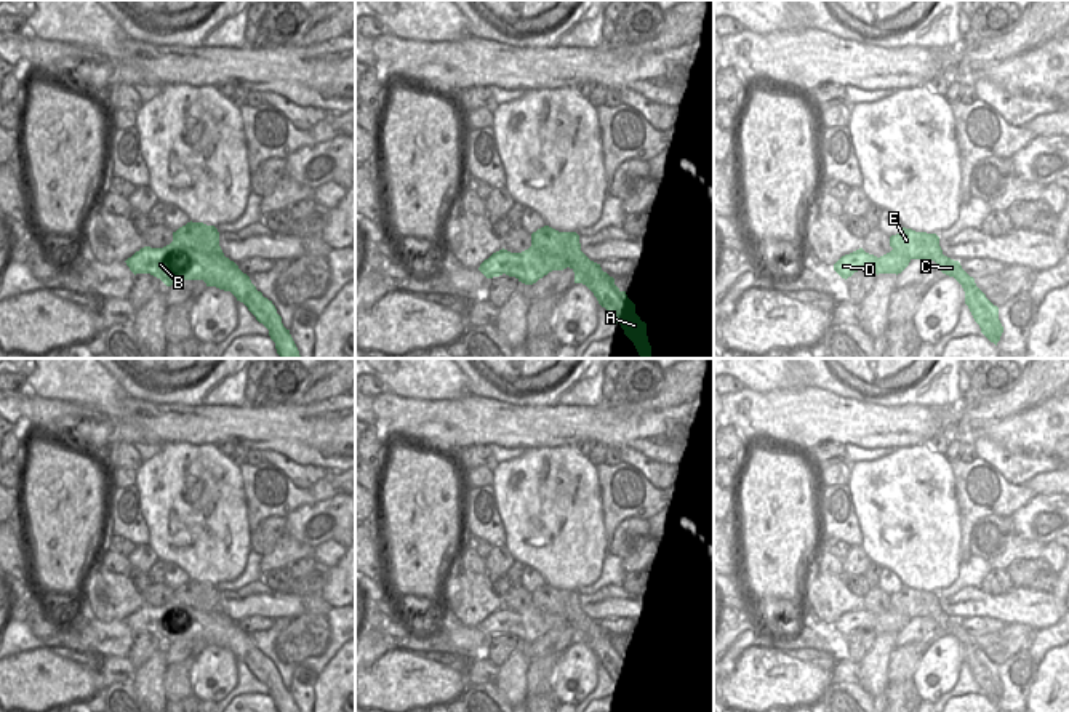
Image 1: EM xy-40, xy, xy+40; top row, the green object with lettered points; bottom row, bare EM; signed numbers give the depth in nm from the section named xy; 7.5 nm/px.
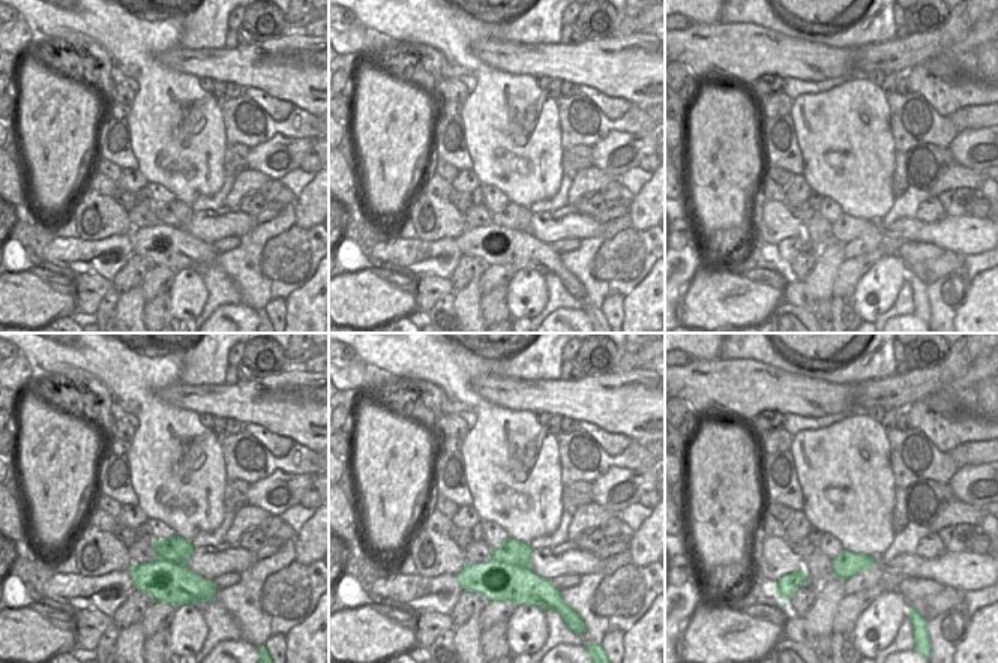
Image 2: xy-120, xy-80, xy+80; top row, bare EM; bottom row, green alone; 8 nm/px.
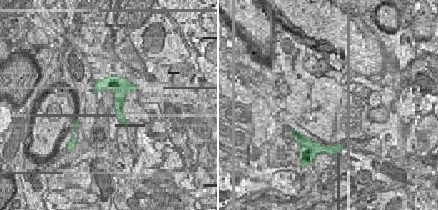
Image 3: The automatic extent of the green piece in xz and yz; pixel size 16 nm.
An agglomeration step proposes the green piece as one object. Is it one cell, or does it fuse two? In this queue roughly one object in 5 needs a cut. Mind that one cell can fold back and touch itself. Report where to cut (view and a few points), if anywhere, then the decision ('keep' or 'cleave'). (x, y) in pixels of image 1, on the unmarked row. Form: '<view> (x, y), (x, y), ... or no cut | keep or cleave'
xy (532, 604), (572, 621), (584, 613) | cleave

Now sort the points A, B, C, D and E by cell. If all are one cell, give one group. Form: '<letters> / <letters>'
A B C D / E

